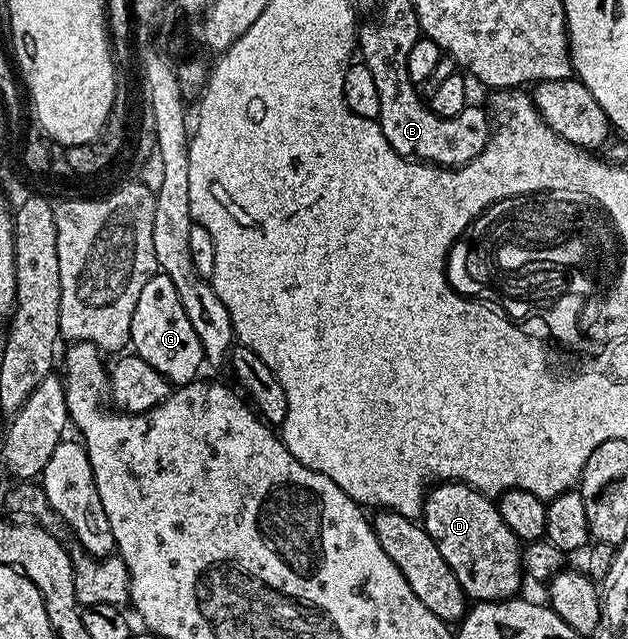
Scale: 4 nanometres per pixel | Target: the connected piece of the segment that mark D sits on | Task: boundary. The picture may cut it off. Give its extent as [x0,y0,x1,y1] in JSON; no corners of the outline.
[421,483,525,601]

